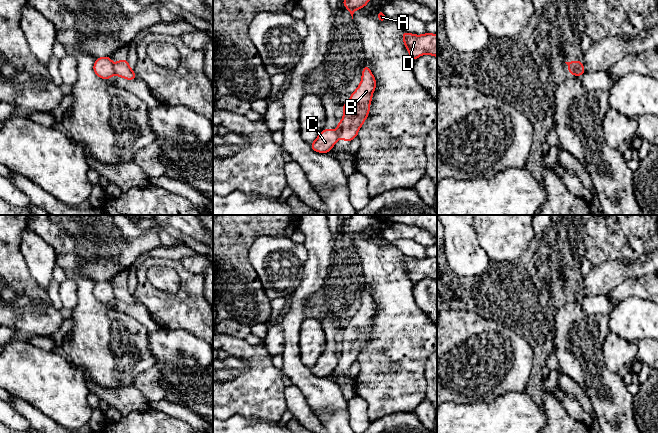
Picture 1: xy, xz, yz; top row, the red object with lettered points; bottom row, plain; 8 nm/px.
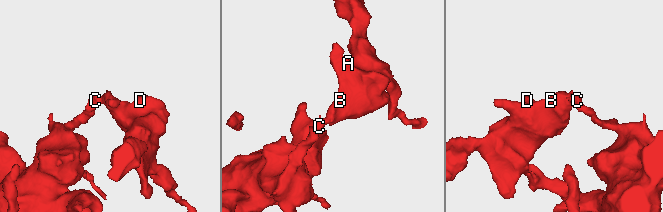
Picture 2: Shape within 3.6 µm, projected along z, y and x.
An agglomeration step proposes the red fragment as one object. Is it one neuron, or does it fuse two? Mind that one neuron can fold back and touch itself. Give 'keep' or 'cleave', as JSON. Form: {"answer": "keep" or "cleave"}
{"answer": "cleave"}

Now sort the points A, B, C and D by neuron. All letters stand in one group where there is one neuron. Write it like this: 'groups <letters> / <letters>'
groups A B D / C

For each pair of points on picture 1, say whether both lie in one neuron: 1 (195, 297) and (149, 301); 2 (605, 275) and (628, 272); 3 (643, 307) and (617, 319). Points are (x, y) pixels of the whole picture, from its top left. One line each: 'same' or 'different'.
1: same
2: same
3: same

